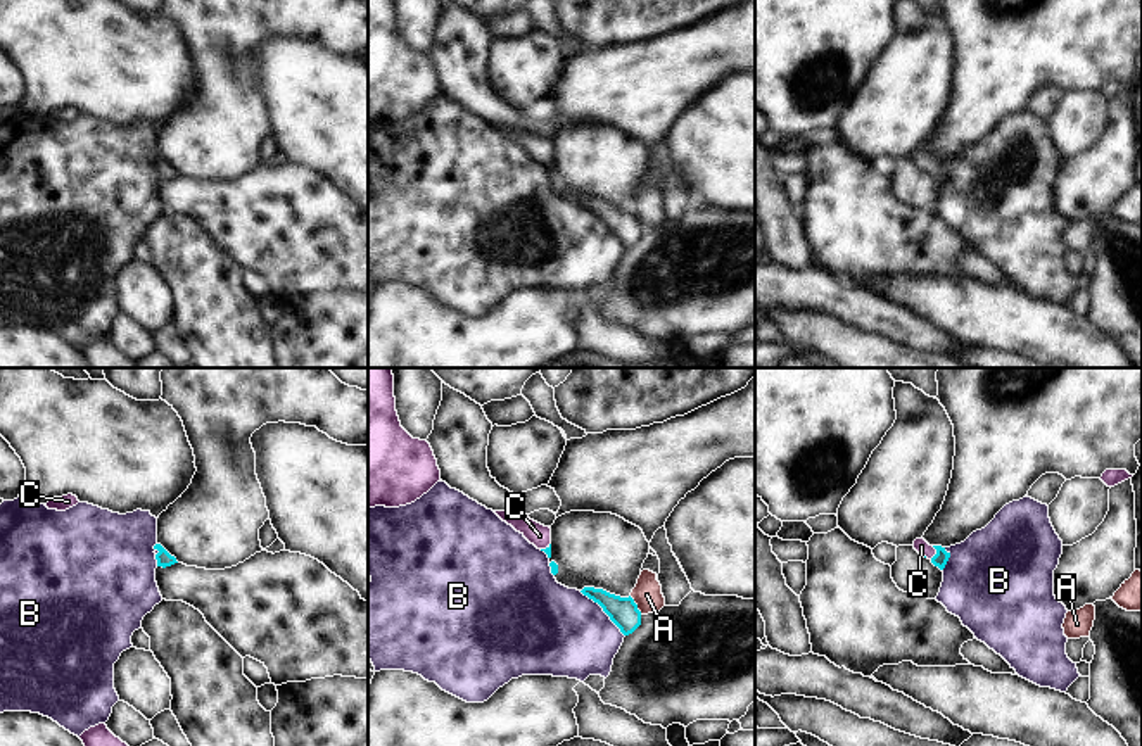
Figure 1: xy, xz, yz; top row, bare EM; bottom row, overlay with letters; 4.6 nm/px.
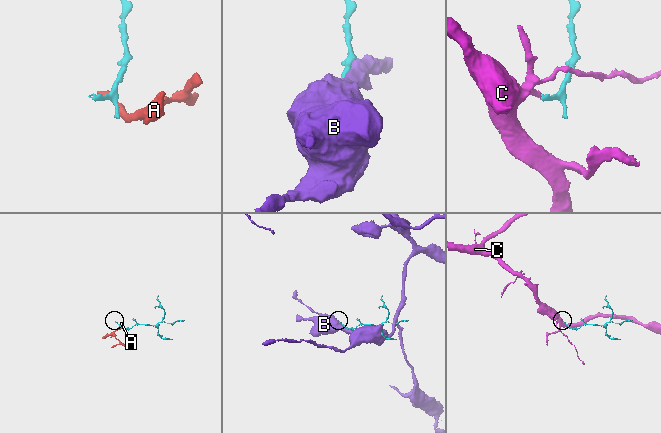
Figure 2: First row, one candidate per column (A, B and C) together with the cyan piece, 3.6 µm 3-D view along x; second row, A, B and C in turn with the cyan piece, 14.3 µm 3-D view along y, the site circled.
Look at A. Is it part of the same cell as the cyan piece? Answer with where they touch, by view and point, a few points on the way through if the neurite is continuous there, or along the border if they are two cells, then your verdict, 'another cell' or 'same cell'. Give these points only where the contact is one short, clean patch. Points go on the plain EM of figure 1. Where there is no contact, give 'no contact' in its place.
contact xz (636, 218); border xz (629, 209), (641, 227); another cell

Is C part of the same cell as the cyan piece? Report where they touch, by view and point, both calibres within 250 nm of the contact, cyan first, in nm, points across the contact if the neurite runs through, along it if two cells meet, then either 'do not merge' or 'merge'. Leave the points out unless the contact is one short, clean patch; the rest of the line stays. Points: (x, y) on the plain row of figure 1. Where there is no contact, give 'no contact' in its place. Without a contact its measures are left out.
contact yz (937, 166); calibres 70 and 70 nm; way yz (940, 171), (937, 166), (926, 164), (921, 159); merge

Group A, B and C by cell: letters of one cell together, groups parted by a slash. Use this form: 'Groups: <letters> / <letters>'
Groups: A / B / C.

